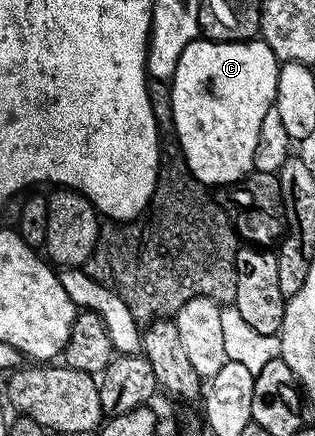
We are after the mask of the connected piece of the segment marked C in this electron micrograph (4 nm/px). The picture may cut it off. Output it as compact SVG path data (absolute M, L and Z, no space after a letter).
M196 38L178 57L178 69L170 80L174 125L182 153L198 181L212 189L239 184L254 168L258 133L266 113L276 101L280 63L270 45L263 41L218 43L215 39Z

